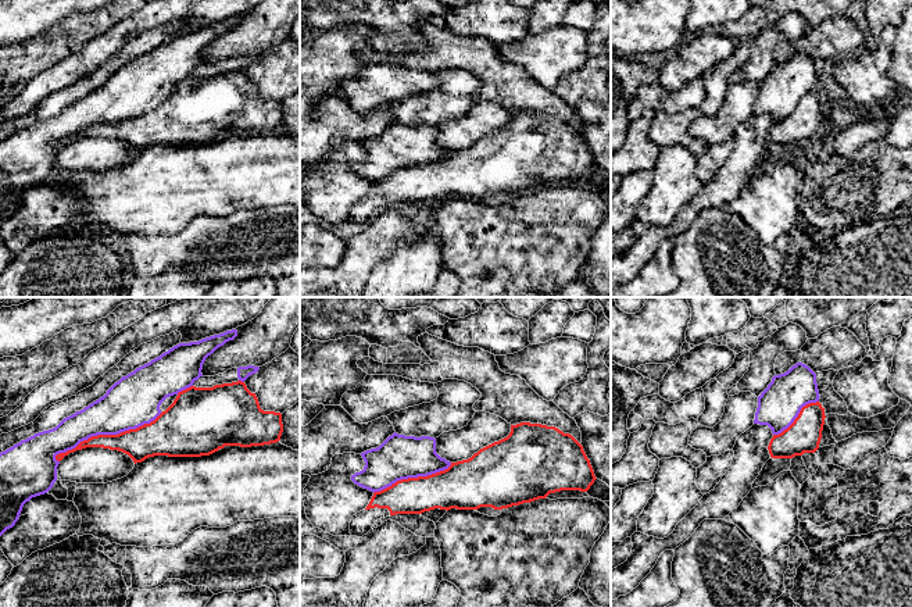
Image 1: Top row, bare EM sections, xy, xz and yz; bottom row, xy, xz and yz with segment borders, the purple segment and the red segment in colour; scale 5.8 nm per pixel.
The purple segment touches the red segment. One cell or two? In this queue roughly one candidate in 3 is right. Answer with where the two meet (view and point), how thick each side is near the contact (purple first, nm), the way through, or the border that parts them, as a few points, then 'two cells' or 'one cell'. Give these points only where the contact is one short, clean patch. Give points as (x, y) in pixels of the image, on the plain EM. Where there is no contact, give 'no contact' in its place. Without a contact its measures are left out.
meets purple in xy at (107, 122); 300 nm thick on the purple side, 190 nm on the other; two cells

